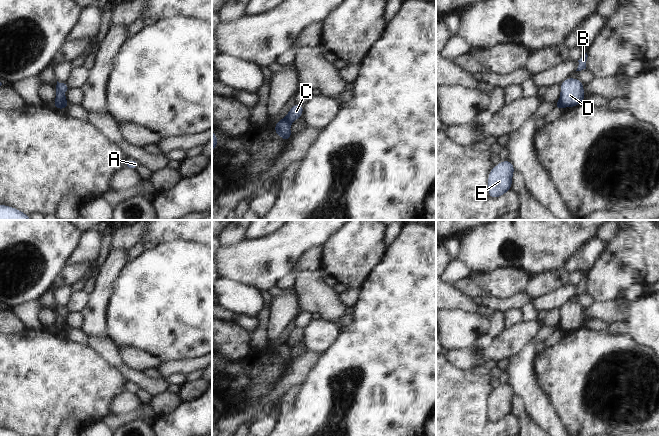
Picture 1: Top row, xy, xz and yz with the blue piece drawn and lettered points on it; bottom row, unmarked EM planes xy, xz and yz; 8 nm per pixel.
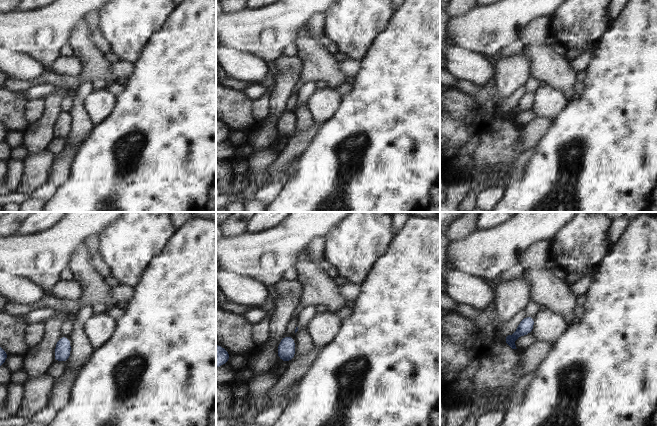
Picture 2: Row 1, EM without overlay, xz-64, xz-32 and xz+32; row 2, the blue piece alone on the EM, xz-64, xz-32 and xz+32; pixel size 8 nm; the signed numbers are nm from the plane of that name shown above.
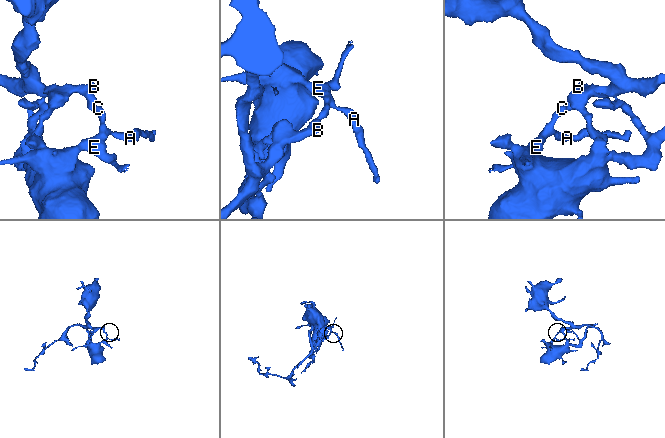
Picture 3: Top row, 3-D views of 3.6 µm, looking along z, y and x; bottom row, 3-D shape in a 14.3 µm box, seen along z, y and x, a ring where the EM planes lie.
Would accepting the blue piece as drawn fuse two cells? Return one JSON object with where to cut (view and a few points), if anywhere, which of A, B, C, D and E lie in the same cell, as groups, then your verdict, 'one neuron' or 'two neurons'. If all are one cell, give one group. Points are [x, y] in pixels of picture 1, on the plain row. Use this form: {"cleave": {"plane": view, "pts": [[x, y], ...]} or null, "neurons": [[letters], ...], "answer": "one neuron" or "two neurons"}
{"cleave": {"plane": "xz", "pts": [[284, 342], [290, 348]]}, "neurons": [["A", "C", "E"], ["B", "D"]], "answer": "two neurons"}

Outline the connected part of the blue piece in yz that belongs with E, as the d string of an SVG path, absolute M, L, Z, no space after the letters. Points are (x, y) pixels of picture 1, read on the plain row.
M504 384L488 396L488 421L499 422L512 414L512 400L515 396L510 384Z

